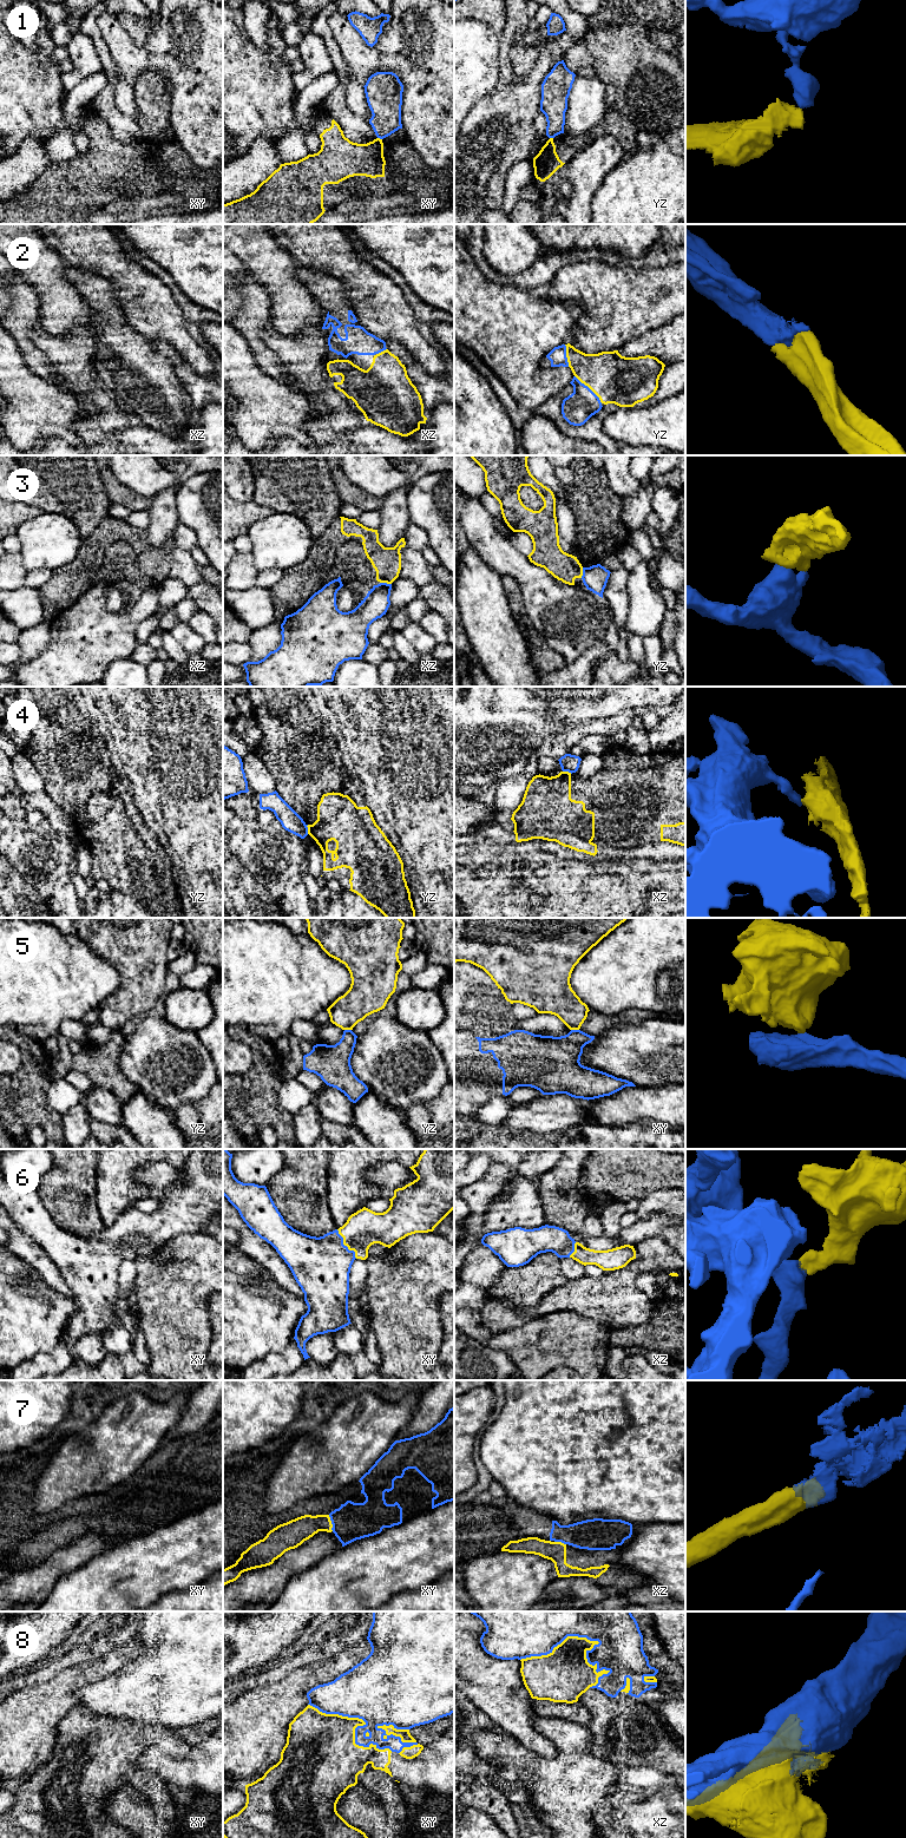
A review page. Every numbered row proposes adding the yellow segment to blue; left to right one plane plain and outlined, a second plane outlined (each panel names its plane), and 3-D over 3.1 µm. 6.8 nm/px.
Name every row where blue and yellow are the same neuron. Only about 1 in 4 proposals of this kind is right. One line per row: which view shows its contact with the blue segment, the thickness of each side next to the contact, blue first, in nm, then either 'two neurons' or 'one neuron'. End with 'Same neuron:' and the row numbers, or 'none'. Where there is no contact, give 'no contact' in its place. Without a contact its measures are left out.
1: meets blue in xy; 220 nm thick on the blue side, 220 nm on the other; two neurons
2: meets blue in yz; 220 nm thick on the blue side, 340 nm on the other; one neuron
3: meets blue in xz; 180 nm thick on the blue side, 190 nm on the other; two neurons
4: meets blue in yz; 140 nm thick on the blue side, 300 nm on the other; two neurons
5: meets blue in xy; 340 nm thick on the blue side, 240 nm on the other; two neurons
6: meets blue in xy; 400 nm thick on the blue side, 260 nm on the other; one neuron
7: meets blue in xy; 260 nm thick on the blue side, 170 nm on the other; two neurons
8: meets blue in xz; 400 nm thick on the blue side, 300 nm on the other; two neurons
Same neuron: 2, 6

